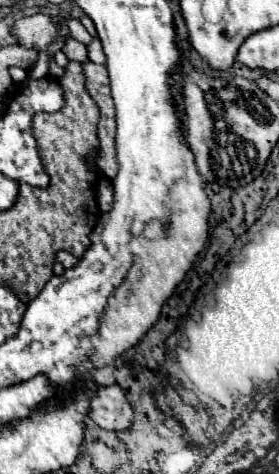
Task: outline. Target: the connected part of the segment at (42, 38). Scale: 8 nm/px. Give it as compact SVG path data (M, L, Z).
M32 14L16 20L10 28L16 42L36 52L46 50L56 38L56 26L48 14Z

